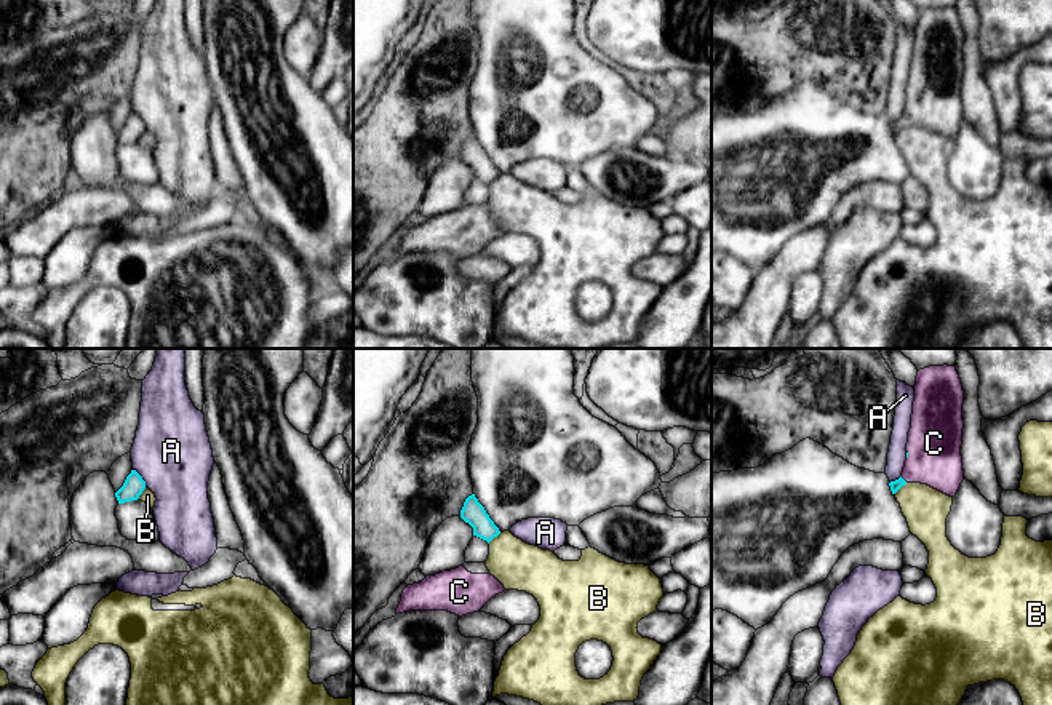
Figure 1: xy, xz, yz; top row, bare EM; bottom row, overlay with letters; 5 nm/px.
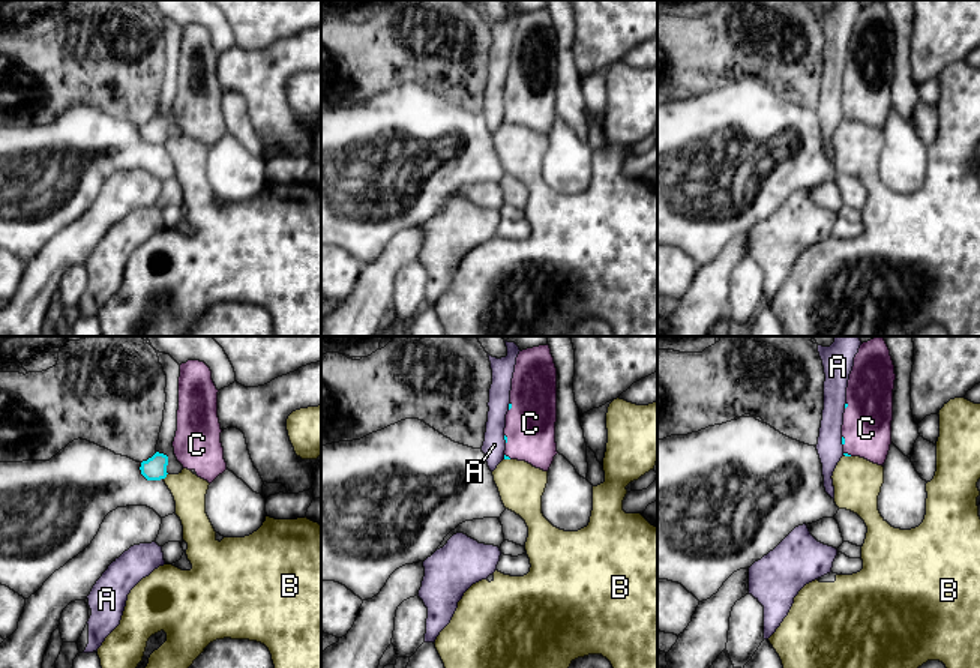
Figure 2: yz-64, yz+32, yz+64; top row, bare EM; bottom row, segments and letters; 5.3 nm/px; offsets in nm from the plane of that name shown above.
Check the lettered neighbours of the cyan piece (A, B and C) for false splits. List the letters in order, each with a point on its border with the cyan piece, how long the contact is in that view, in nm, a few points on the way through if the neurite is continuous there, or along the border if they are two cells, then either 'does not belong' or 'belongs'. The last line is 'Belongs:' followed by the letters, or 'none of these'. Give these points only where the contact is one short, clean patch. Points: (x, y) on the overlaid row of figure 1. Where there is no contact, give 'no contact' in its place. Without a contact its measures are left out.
A: contact xy (141, 478); length 120 nm; does not belong
B: contact xy (141, 493); length 80 nm; border xy (146, 488), (136, 499); does not belong
C: contact yz (902, 478); length 50 nm; belongs
Belongs: C

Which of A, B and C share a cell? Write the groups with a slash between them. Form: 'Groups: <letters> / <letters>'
Groups: A / B / C

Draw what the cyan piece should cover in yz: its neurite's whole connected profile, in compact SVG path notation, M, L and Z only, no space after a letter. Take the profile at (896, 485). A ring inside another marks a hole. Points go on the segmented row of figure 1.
M956 366L918 371L907 460L902 476L891 481L895 494L907 483L927 484L954 497L962 480L964 390Z

